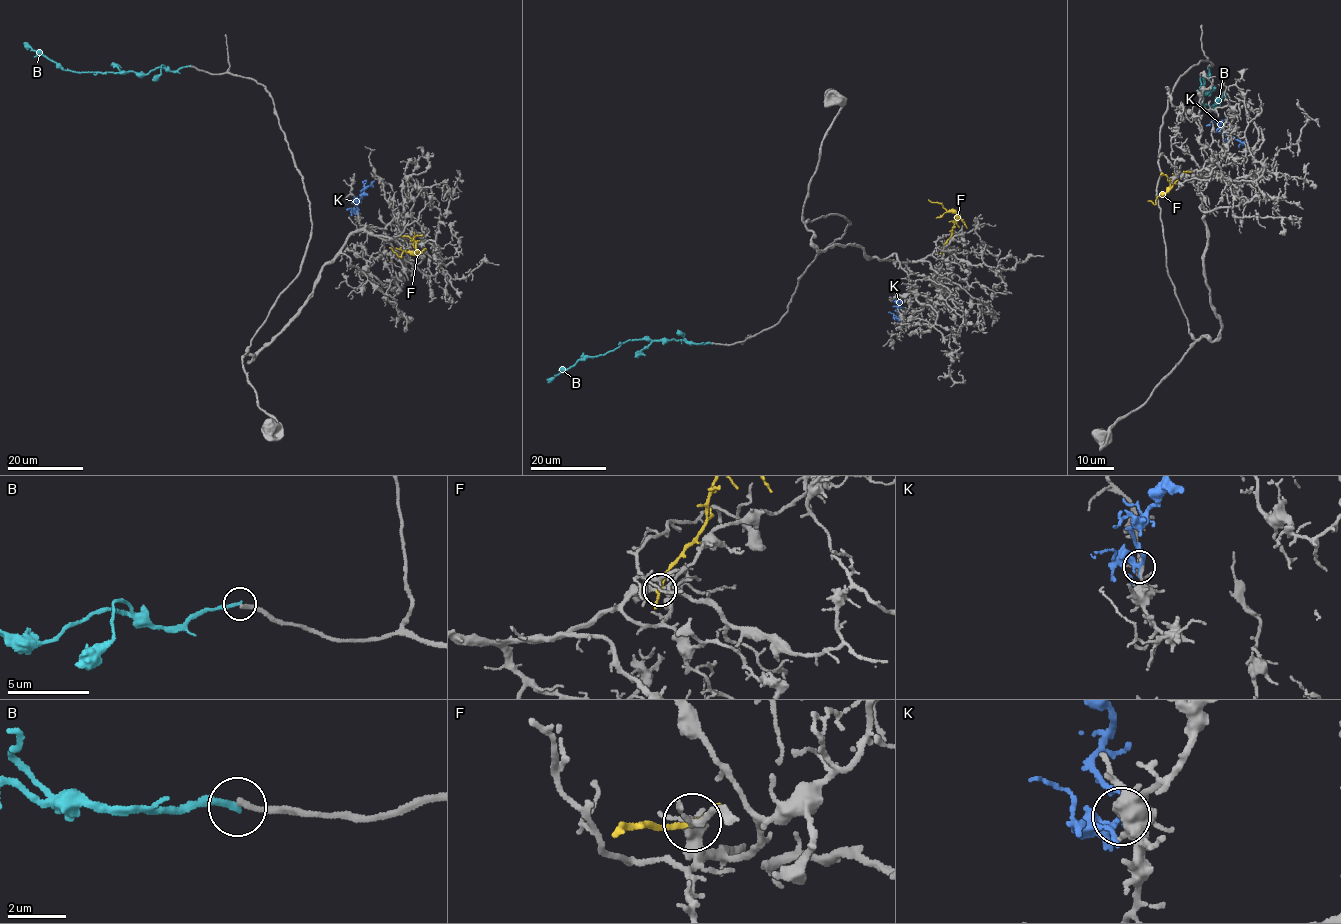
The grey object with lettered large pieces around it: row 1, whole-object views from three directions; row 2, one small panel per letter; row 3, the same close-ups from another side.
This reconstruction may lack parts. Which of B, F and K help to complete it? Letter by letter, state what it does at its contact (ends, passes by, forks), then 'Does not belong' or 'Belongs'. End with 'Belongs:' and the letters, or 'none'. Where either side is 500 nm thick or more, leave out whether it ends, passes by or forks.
B: It ends there. Does not belong
F: It ends there. Does not belong
K: It forks there. Does not belong
Belongs: none

